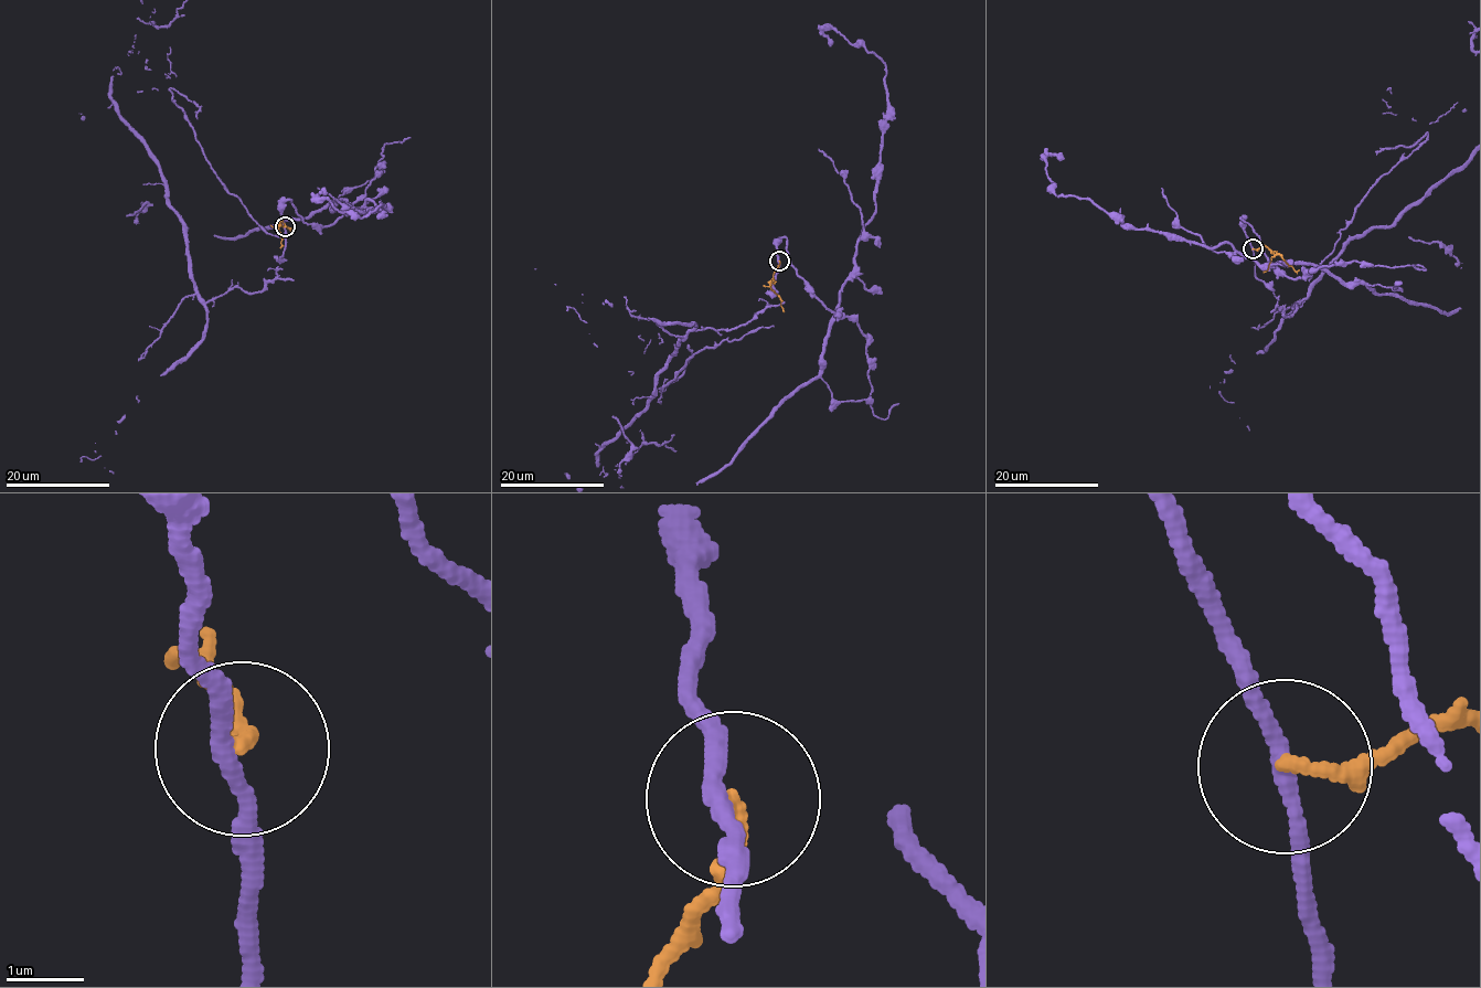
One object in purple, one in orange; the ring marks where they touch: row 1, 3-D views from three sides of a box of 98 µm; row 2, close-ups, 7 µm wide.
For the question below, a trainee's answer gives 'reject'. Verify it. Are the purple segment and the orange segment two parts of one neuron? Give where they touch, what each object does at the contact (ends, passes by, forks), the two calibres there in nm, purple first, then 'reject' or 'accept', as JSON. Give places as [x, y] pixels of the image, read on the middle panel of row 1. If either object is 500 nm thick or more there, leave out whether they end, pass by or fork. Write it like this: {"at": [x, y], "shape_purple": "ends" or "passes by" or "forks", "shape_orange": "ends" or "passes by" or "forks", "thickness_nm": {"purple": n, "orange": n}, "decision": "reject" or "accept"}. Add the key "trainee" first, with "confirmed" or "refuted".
{"trainee": "confirmed", "at": [779, 261], "shape_purple": "passes by", "shape_orange": "ends", "thickness_nm": {"purple": 200, "orange": 200}, "decision": "reject"}

